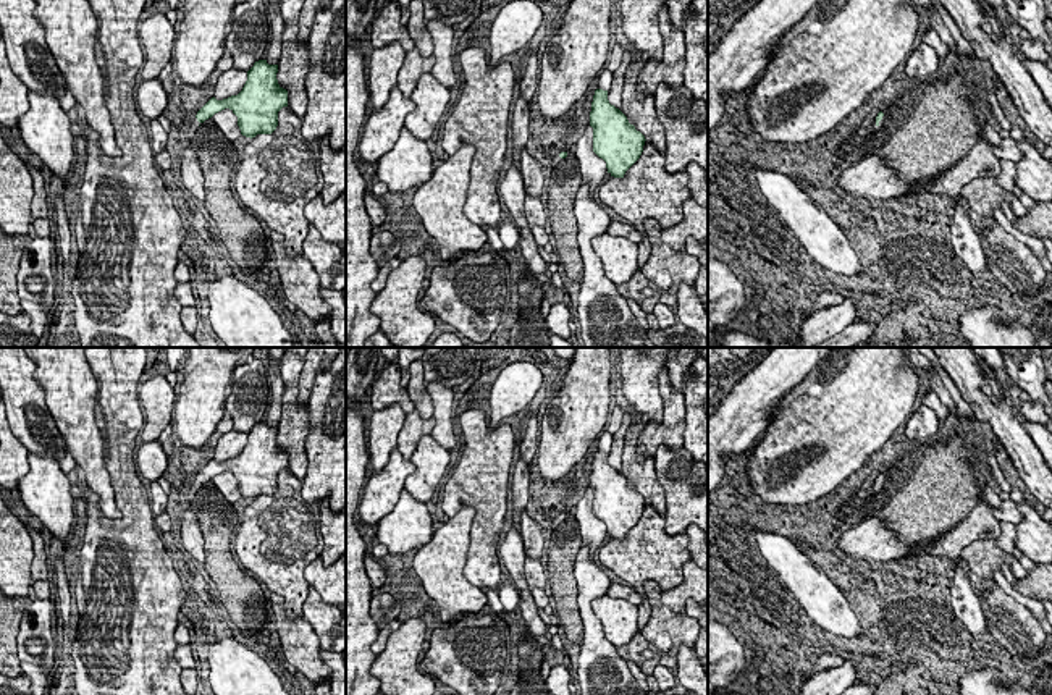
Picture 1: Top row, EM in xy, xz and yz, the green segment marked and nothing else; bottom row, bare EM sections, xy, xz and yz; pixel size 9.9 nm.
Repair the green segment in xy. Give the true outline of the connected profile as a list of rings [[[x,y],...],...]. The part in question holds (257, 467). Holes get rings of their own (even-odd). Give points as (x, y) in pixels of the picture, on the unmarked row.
[[[259,422],[247,433],[247,443],[238,457],[223,462],[212,459],[196,477],[199,485],[229,470],[246,499],[271,496],[278,488],[278,474],[288,469],[288,453],[278,446],[278,427]]]

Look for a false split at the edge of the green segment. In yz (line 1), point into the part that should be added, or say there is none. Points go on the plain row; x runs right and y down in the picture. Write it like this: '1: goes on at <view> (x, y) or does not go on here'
1: does not go on here

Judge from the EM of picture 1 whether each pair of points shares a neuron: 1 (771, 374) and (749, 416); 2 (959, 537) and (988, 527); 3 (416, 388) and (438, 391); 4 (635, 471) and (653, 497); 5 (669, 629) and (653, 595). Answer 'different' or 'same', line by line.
1: same
2: same
3: different
4: same
5: same

